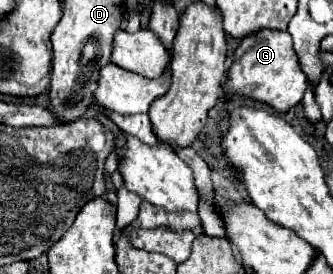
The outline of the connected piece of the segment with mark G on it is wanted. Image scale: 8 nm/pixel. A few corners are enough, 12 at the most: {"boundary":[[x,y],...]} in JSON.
{"boundary":[[288,31],[244,37],[224,81],[244,95],[288,111],[308,79]]}

